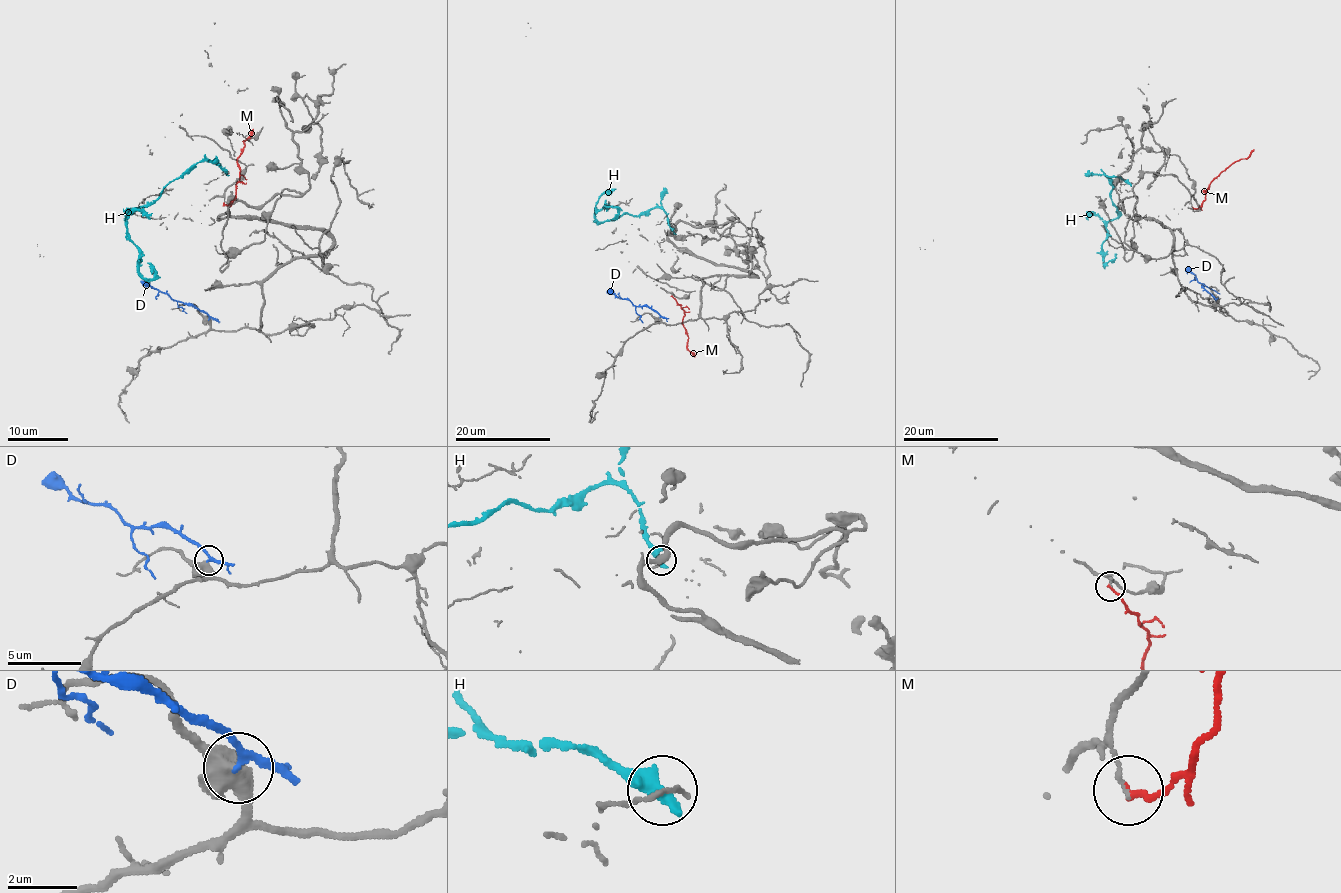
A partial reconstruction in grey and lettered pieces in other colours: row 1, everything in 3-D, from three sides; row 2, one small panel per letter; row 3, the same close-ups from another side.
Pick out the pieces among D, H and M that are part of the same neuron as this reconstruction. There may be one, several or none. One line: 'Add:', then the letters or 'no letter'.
Add: no letter

